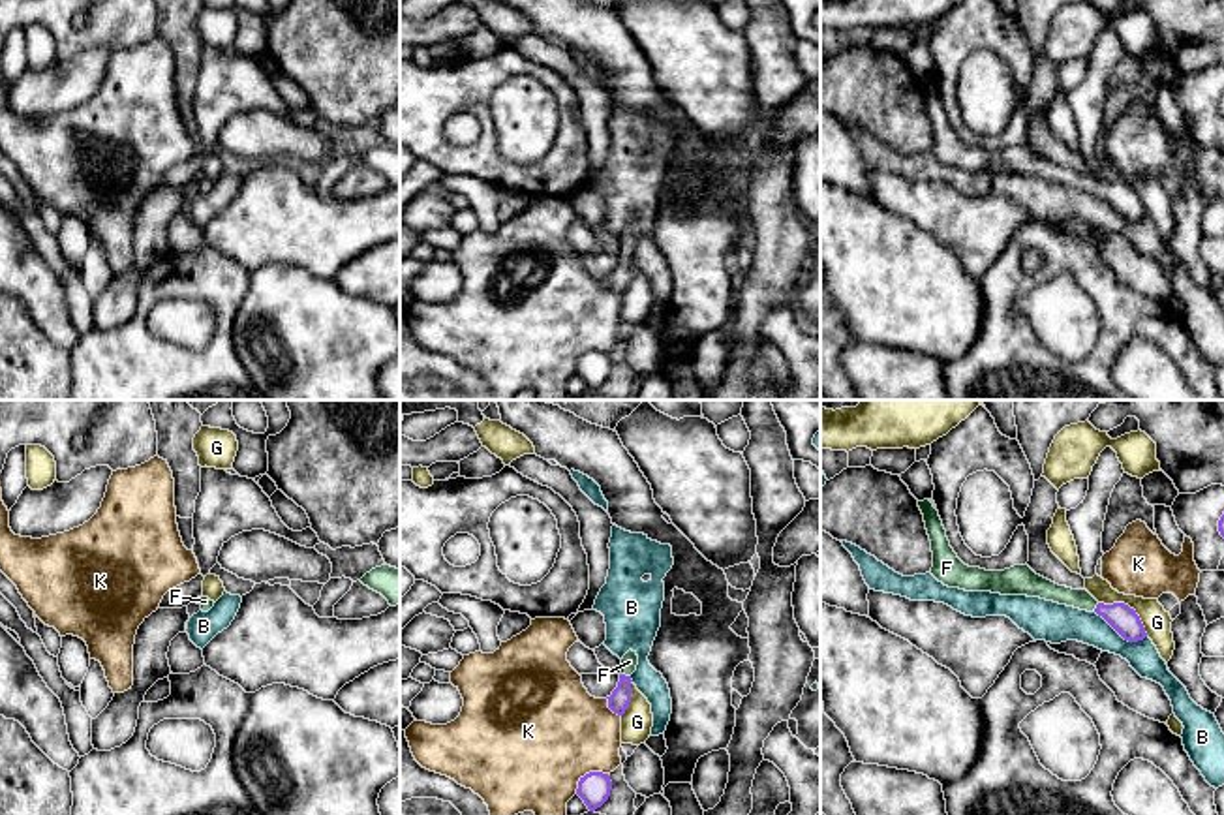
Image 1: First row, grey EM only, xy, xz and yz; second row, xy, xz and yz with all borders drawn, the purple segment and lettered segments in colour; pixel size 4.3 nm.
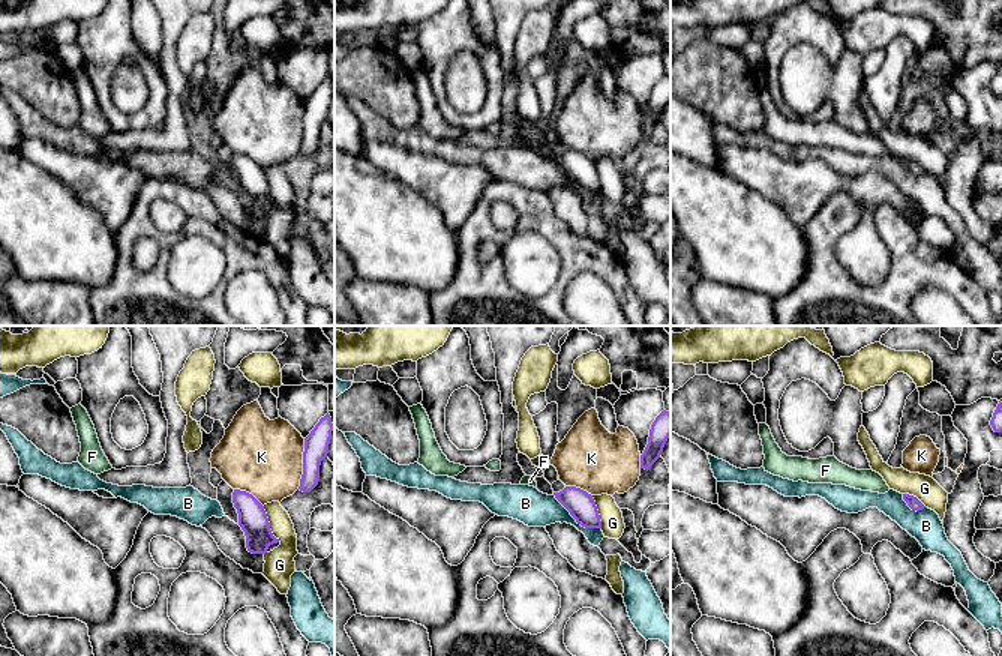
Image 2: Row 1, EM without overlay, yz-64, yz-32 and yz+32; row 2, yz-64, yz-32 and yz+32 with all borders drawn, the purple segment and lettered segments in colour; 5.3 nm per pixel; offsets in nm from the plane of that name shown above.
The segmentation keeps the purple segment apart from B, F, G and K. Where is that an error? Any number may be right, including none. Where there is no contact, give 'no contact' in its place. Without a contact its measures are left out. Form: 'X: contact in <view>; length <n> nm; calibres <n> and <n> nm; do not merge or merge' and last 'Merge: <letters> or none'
B: contact in yz; length 260 nm; calibres 120 and 140 nm; do not merge
F: contact in xz; length 40 nm; calibres 90 and 70 nm; merge
G: contact in yz; length 260 nm; calibres 120 and 120 nm; do not merge
K: contact in xz; length 170 nm; calibres 140 and 480 nm; do not merge
Merge: F

